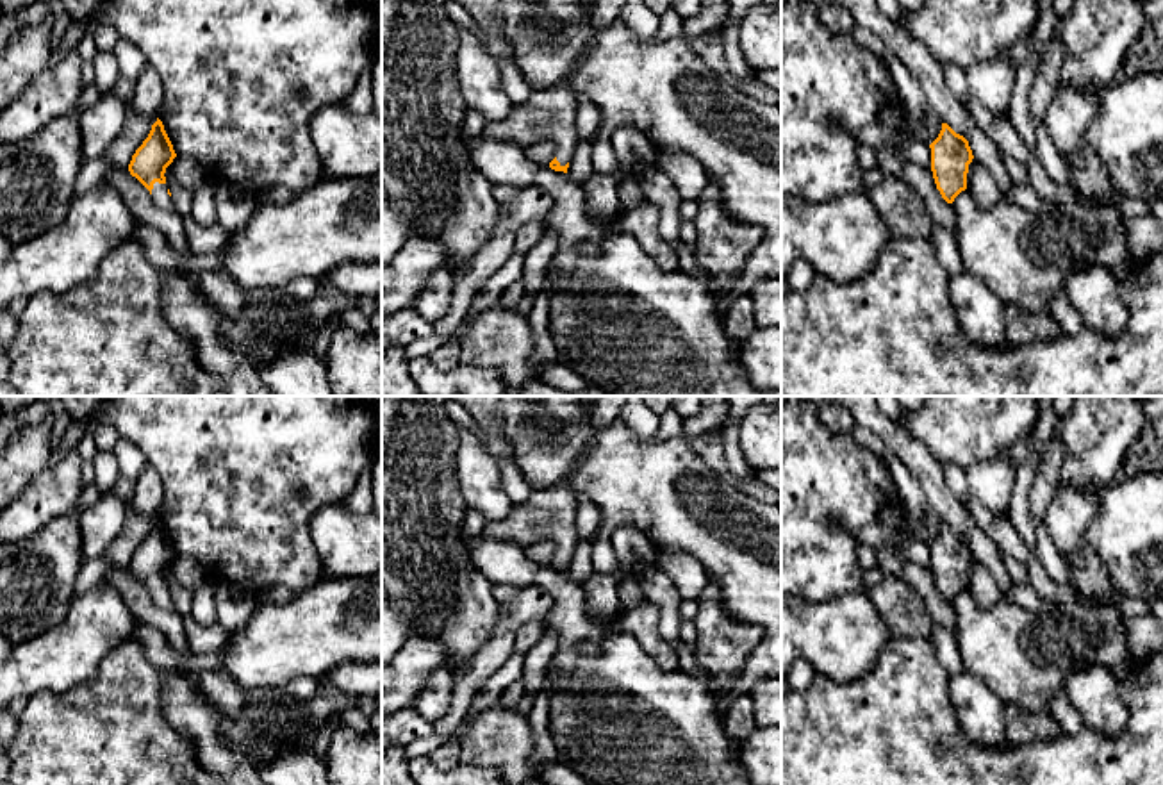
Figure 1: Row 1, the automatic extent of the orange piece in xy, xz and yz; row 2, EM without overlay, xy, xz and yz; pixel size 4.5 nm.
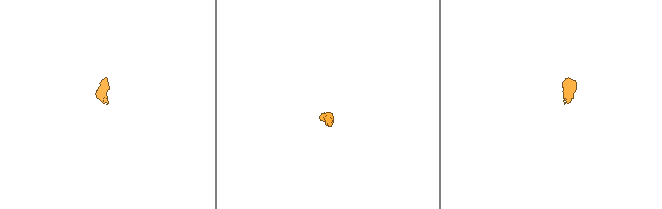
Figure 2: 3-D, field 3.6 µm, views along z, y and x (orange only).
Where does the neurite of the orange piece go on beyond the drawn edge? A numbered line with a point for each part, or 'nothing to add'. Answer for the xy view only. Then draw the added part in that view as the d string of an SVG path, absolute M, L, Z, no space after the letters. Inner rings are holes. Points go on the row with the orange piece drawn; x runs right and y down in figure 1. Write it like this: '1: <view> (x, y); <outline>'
1: xy (159, 193); M159 182L153 184L152 200L161 209L171 209L171 198L168 194L168 186L166 184L159 184Z

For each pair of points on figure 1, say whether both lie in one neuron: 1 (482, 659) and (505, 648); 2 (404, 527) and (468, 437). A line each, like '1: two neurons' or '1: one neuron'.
1: one neuron
2: two neurons

